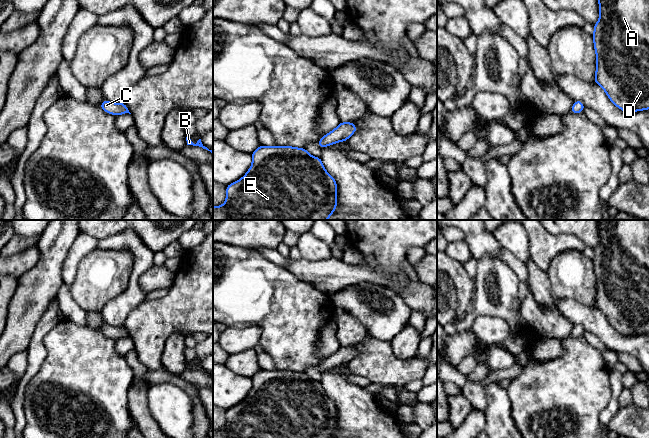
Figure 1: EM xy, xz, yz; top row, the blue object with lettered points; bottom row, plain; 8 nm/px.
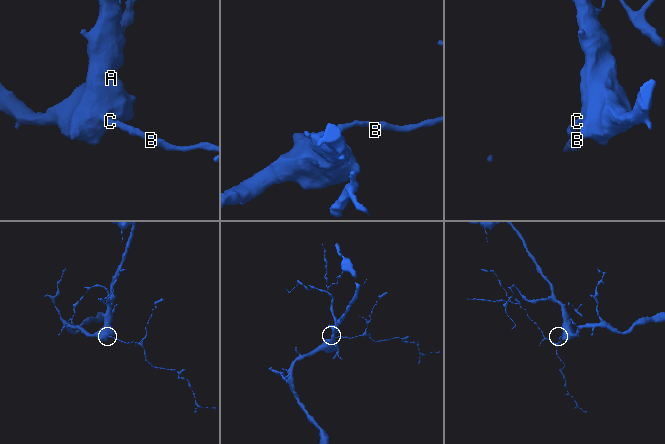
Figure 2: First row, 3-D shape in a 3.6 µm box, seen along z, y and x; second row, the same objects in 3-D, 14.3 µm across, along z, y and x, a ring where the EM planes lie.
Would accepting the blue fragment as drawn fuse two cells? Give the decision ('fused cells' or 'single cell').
single cell

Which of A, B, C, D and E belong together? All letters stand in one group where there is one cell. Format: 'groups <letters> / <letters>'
groups A B C D E

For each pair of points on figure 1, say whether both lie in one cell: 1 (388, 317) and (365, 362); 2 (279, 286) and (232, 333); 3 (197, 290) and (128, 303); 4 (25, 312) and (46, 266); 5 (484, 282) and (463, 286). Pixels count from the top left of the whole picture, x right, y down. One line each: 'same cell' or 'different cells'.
1: different cells
2: different cells
3: different cells
4: same cell
5: different cells

